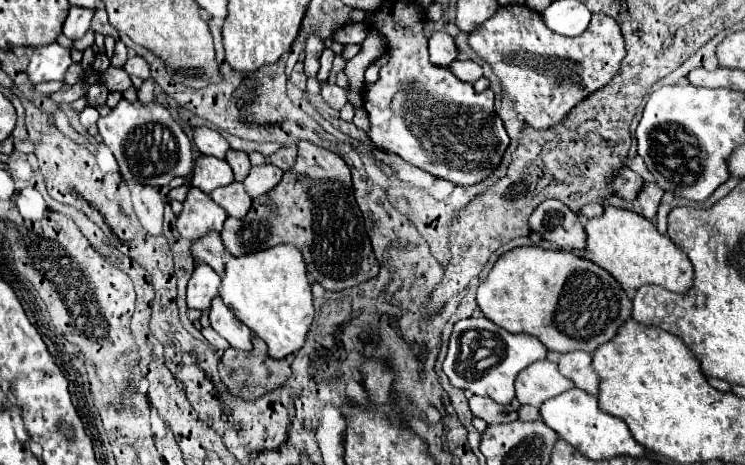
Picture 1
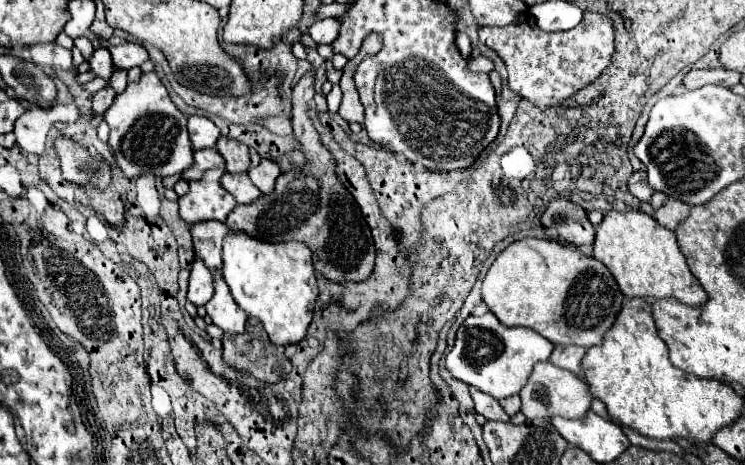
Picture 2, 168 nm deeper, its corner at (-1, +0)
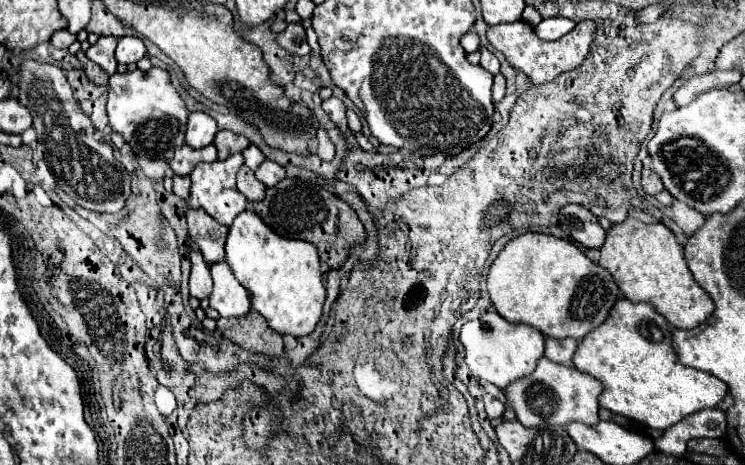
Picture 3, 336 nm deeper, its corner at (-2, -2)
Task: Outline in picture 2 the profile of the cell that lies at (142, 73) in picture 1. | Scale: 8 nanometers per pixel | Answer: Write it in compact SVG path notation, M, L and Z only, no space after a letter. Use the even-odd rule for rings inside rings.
M121 43L117 47L111 47L111 55L113 55L113 63L119 69L131 69L131 67L139 67L143 61L149 59L147 49L141 43Z

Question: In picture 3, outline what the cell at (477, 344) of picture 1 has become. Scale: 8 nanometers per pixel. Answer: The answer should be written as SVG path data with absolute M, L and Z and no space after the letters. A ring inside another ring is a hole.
M488 311L482 317L464 323L460 329L460 343L470 375L478 381L494 383L500 389L506 389L516 379L532 375L538 359L544 357L544 335L538 329L532 329L530 325L512 325L496 311Z

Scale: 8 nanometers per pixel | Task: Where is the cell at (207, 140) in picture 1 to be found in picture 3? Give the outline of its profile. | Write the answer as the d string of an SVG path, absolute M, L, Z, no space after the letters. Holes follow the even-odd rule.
M190 113L186 129L186 145L192 149L202 149L214 141L218 133L216 121L206 113Z

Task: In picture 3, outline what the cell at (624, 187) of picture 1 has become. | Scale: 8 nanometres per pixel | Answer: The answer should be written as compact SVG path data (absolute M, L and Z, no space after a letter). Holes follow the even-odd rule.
M644 167L642 169L642 189L648 193L648 195L656 195L656 193L660 193L664 187L662 187L662 181L652 173L652 169L650 167Z

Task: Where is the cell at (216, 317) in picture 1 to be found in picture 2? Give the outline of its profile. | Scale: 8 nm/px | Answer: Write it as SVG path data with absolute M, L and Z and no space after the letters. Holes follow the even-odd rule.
M219 271L213 277L213 287L215 287L215 293L213 293L211 301L205 305L207 315L213 319L213 323L219 329L233 331L233 333L243 333L247 313L243 313L243 309L237 307L237 303L231 297L231 291L229 291L229 287L227 287L227 283L221 277Z

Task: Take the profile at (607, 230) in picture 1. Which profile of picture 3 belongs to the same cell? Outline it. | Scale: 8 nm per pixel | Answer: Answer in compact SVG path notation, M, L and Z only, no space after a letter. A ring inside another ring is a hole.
M638 219L614 223L606 231L606 241L600 253L600 265L612 273L624 297L632 303L646 301L654 305L654 309L664 315L670 325L678 329L690 329L704 323L712 315L712 299L704 289L696 285L684 261L684 249L666 225L642 223Z

